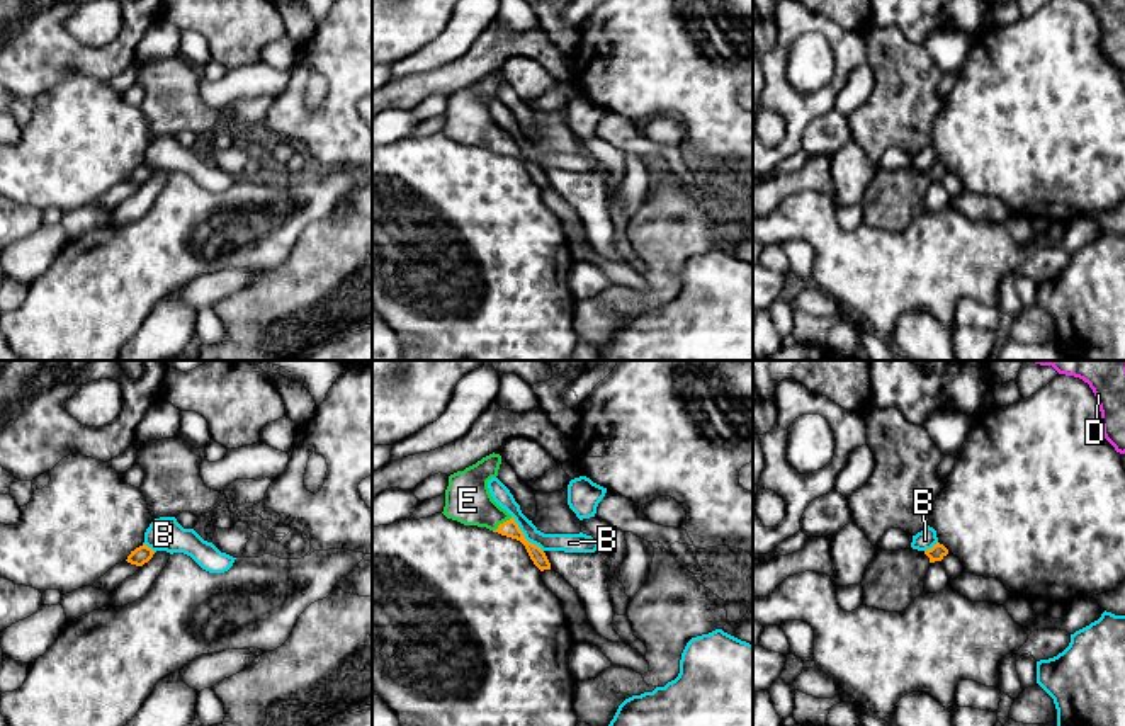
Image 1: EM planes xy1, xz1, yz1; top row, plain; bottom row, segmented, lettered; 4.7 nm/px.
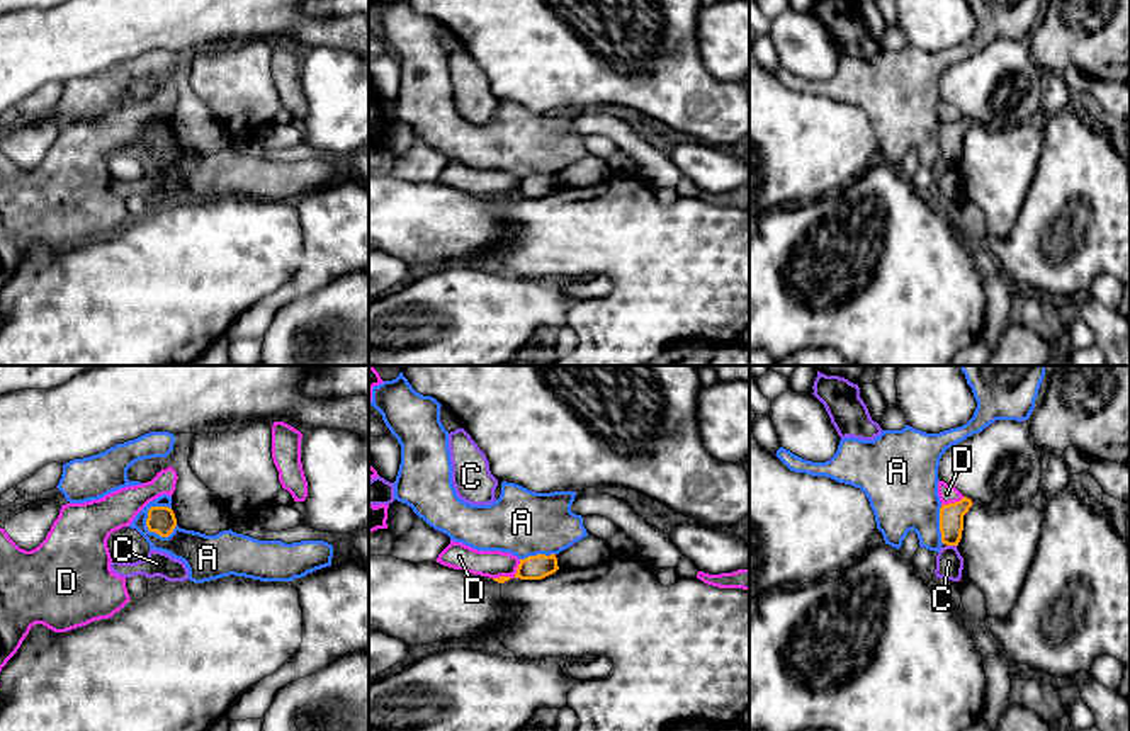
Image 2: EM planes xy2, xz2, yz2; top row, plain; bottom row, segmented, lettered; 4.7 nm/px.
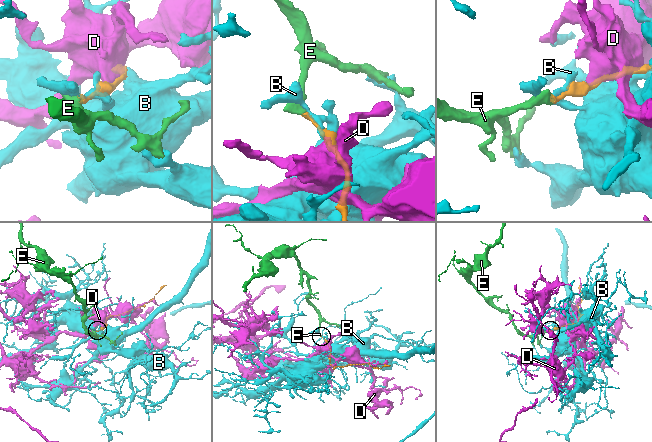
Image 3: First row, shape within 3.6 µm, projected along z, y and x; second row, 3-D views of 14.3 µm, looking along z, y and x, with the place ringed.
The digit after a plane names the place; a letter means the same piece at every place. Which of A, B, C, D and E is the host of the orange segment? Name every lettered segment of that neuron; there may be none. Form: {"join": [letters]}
{"join": ["E"]}

